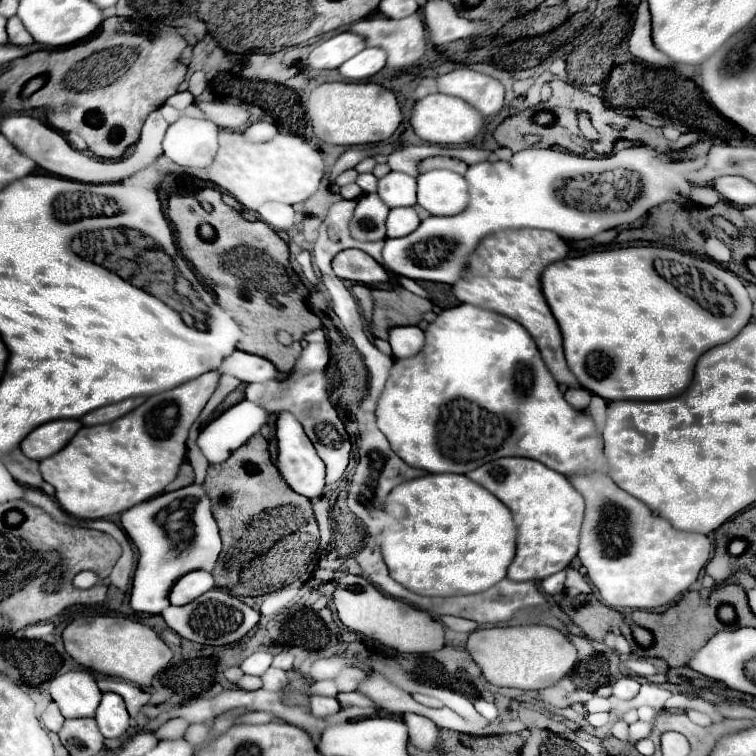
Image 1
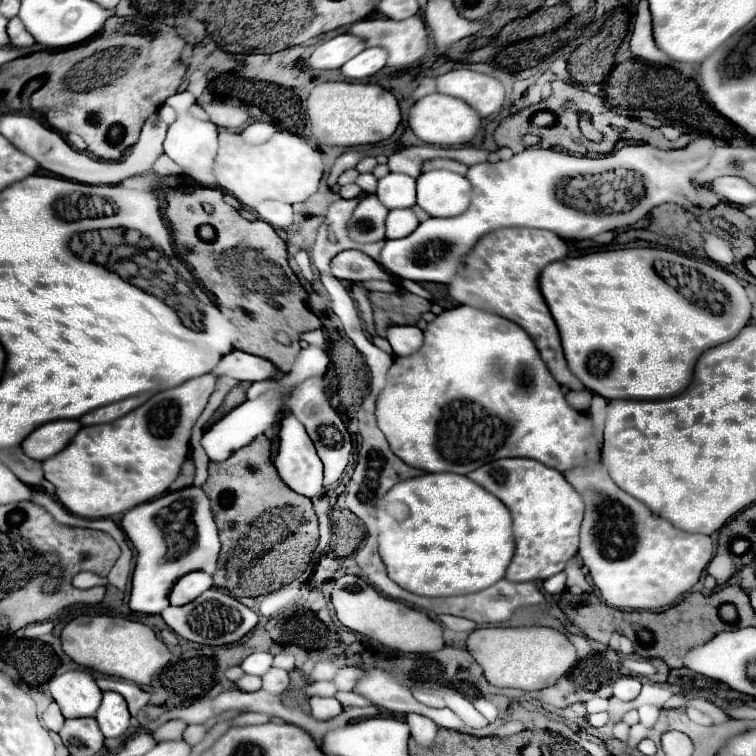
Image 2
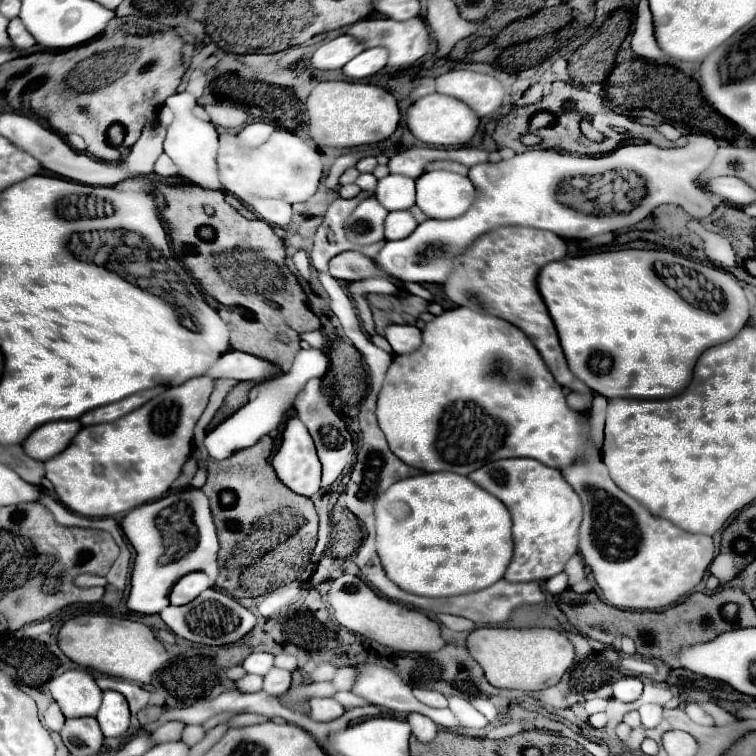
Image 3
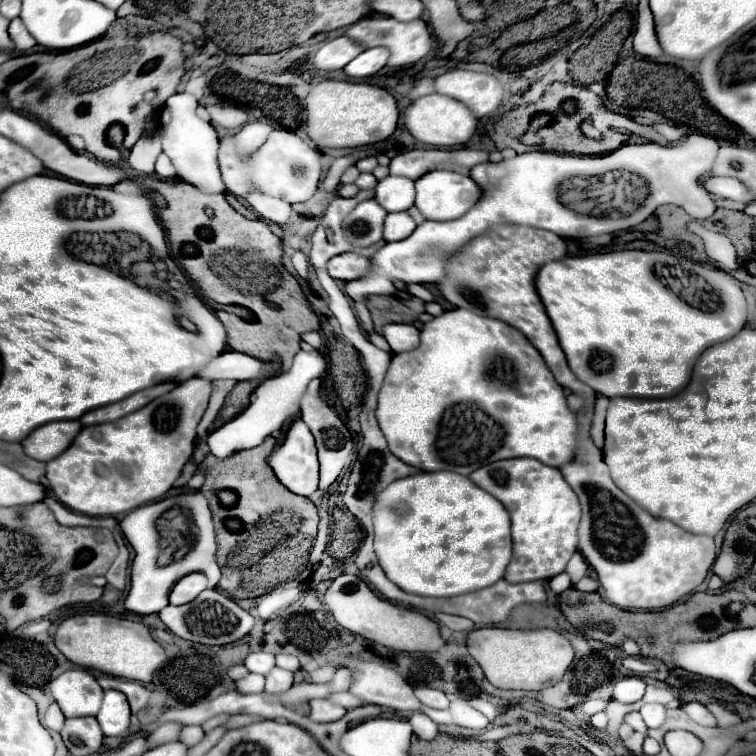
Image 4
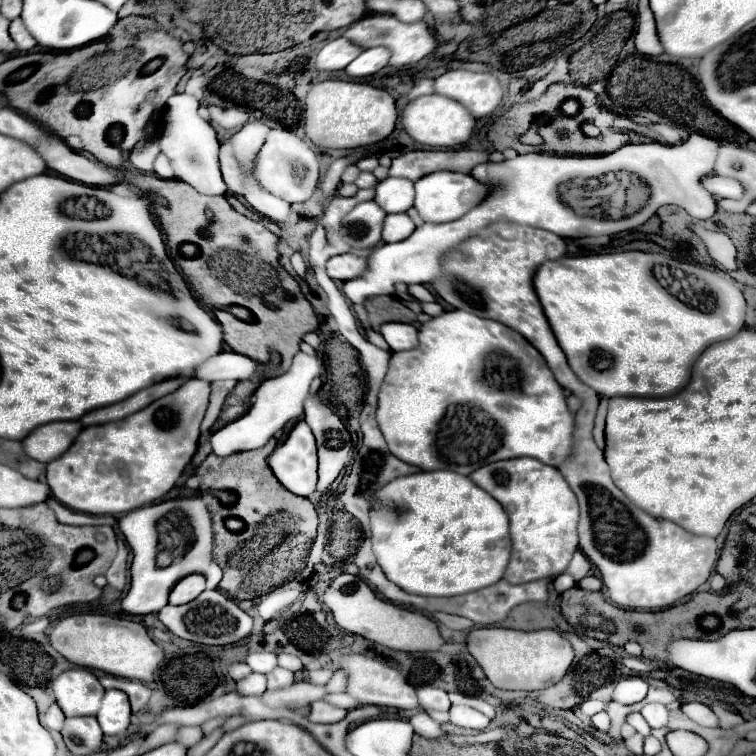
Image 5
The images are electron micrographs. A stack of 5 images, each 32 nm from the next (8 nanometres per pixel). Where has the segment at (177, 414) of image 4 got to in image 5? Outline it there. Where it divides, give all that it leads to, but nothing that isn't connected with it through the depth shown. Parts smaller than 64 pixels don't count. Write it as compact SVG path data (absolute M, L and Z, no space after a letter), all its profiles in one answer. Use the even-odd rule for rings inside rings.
M200 378L186 380L178 390L158 398L150 406L116 422L82 428L72 448L64 456L46 464L48 486L58 502L84 514L126 514L160 500L180 478L184 466L192 460L198 444L198 428L204 418L210 396L210 382Z

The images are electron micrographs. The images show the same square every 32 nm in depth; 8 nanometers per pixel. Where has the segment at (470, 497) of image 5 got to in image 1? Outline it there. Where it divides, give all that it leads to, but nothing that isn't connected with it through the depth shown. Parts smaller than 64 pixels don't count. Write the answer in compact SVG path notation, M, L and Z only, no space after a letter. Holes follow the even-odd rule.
M428 474L396 486L382 508L388 522L382 532L382 554L390 576L420 596L460 596L486 592L506 578L516 552L516 524L512 512L486 488L462 474Z

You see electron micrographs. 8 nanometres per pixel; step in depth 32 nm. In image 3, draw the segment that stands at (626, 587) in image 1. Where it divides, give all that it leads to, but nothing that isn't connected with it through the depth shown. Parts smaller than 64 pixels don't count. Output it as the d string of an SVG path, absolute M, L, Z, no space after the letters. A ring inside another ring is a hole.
M592 448L586 450L584 462L568 466L562 470L566 482L574 488L574 492L582 498L584 504L584 520L580 526L580 548L584 564L592 570L596 586L602 590L602 602L616 606L620 610L658 610L678 602L684 594L692 592L692 588L702 580L706 568L714 560L714 544L710 536L690 534L676 528L670 520L652 516L648 508L638 504L632 496L622 492L612 478L608 476L608 468L600 460L600 454Z

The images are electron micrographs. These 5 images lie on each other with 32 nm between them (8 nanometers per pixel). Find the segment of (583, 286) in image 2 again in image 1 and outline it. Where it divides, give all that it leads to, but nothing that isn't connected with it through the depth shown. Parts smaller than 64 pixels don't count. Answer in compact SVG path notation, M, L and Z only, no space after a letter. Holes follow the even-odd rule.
M642 246L600 250L554 262L542 274L542 290L562 330L566 356L580 360L576 380L604 400L664 400L678 396L688 388L700 354L732 340L752 318L752 302L736 302L734 316L710 316L710 312L656 274L652 258L642 256Z

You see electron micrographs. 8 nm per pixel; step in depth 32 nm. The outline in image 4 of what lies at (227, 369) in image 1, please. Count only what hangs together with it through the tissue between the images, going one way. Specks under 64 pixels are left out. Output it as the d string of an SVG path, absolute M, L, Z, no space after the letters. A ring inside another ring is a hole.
M228 350L214 358L202 372L202 378L218 380L218 378L234 378L234 380L266 380L272 376L272 366L258 358L252 358L242 352Z

